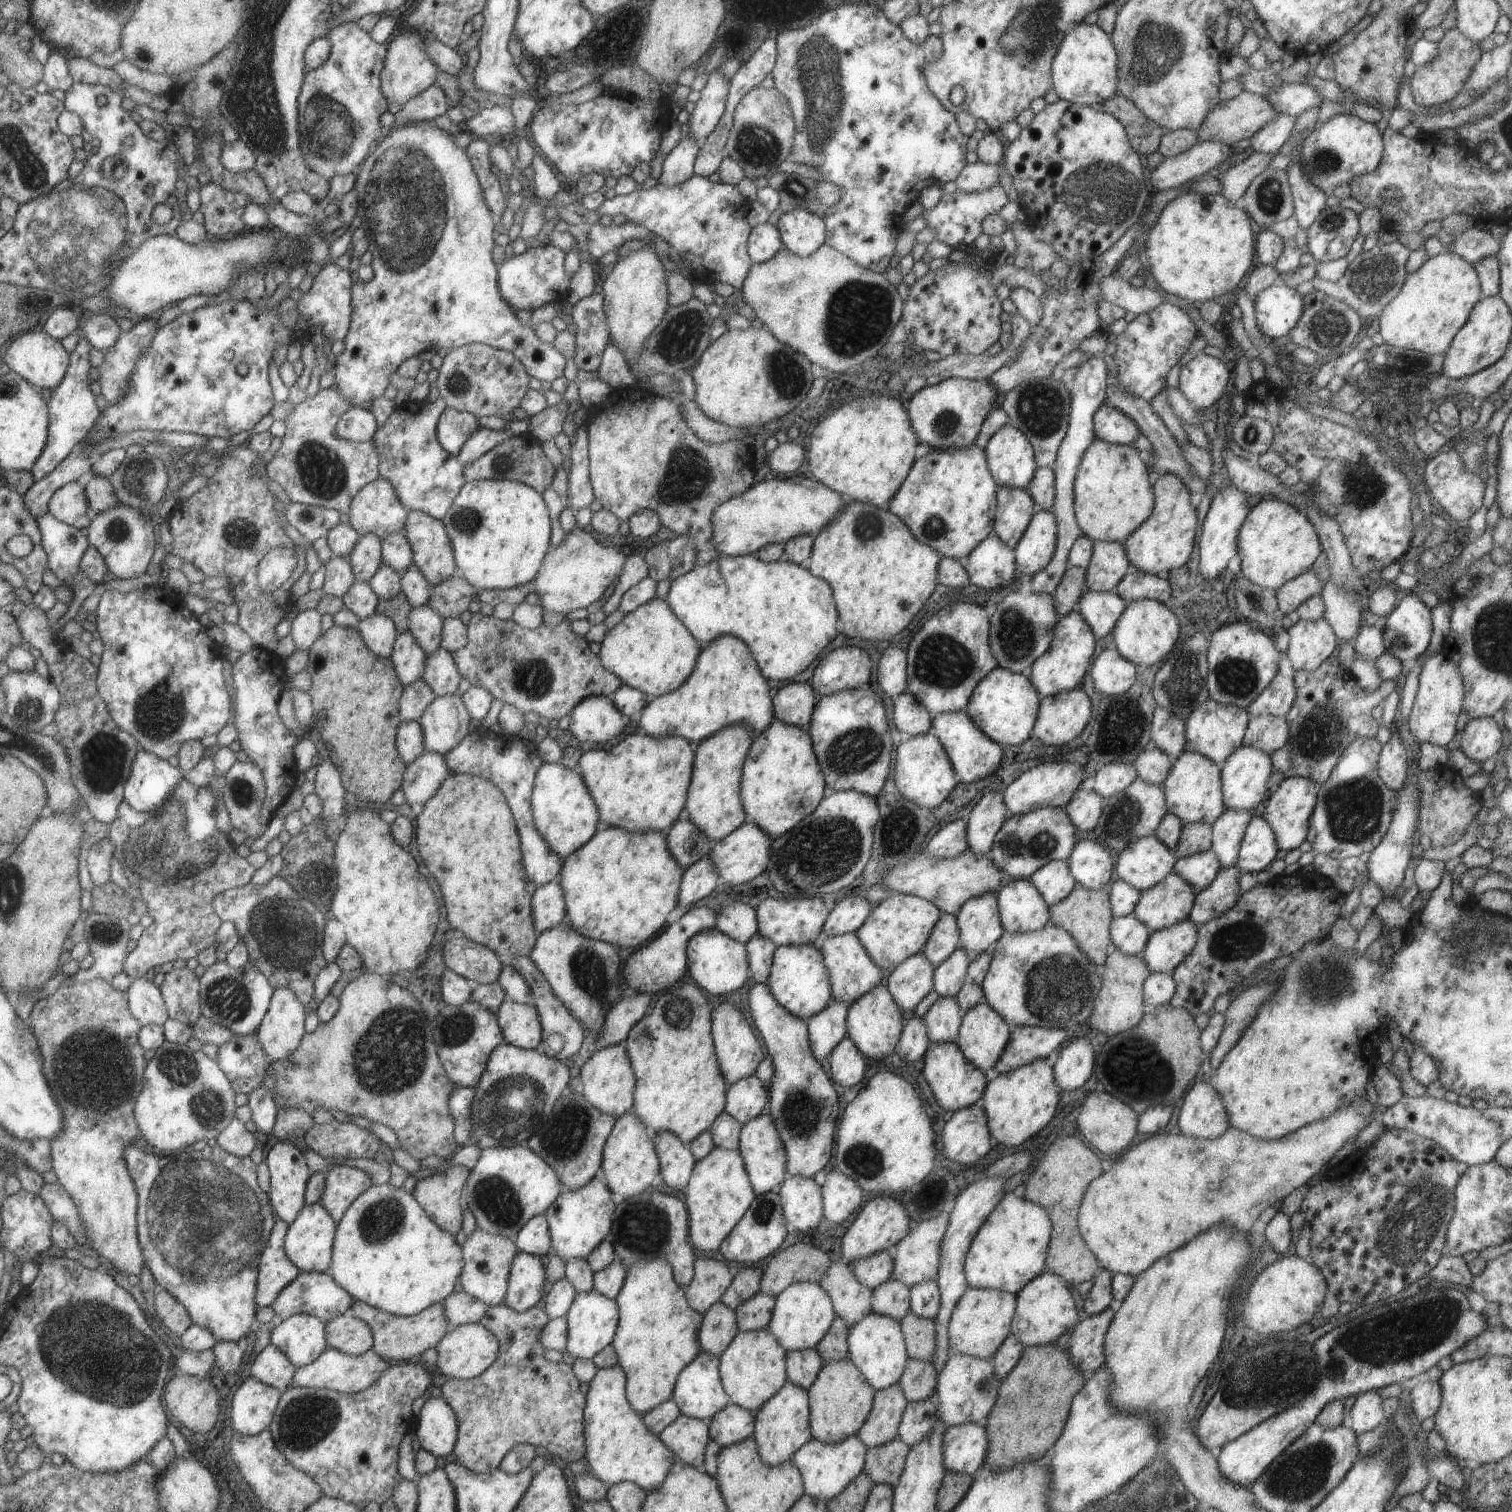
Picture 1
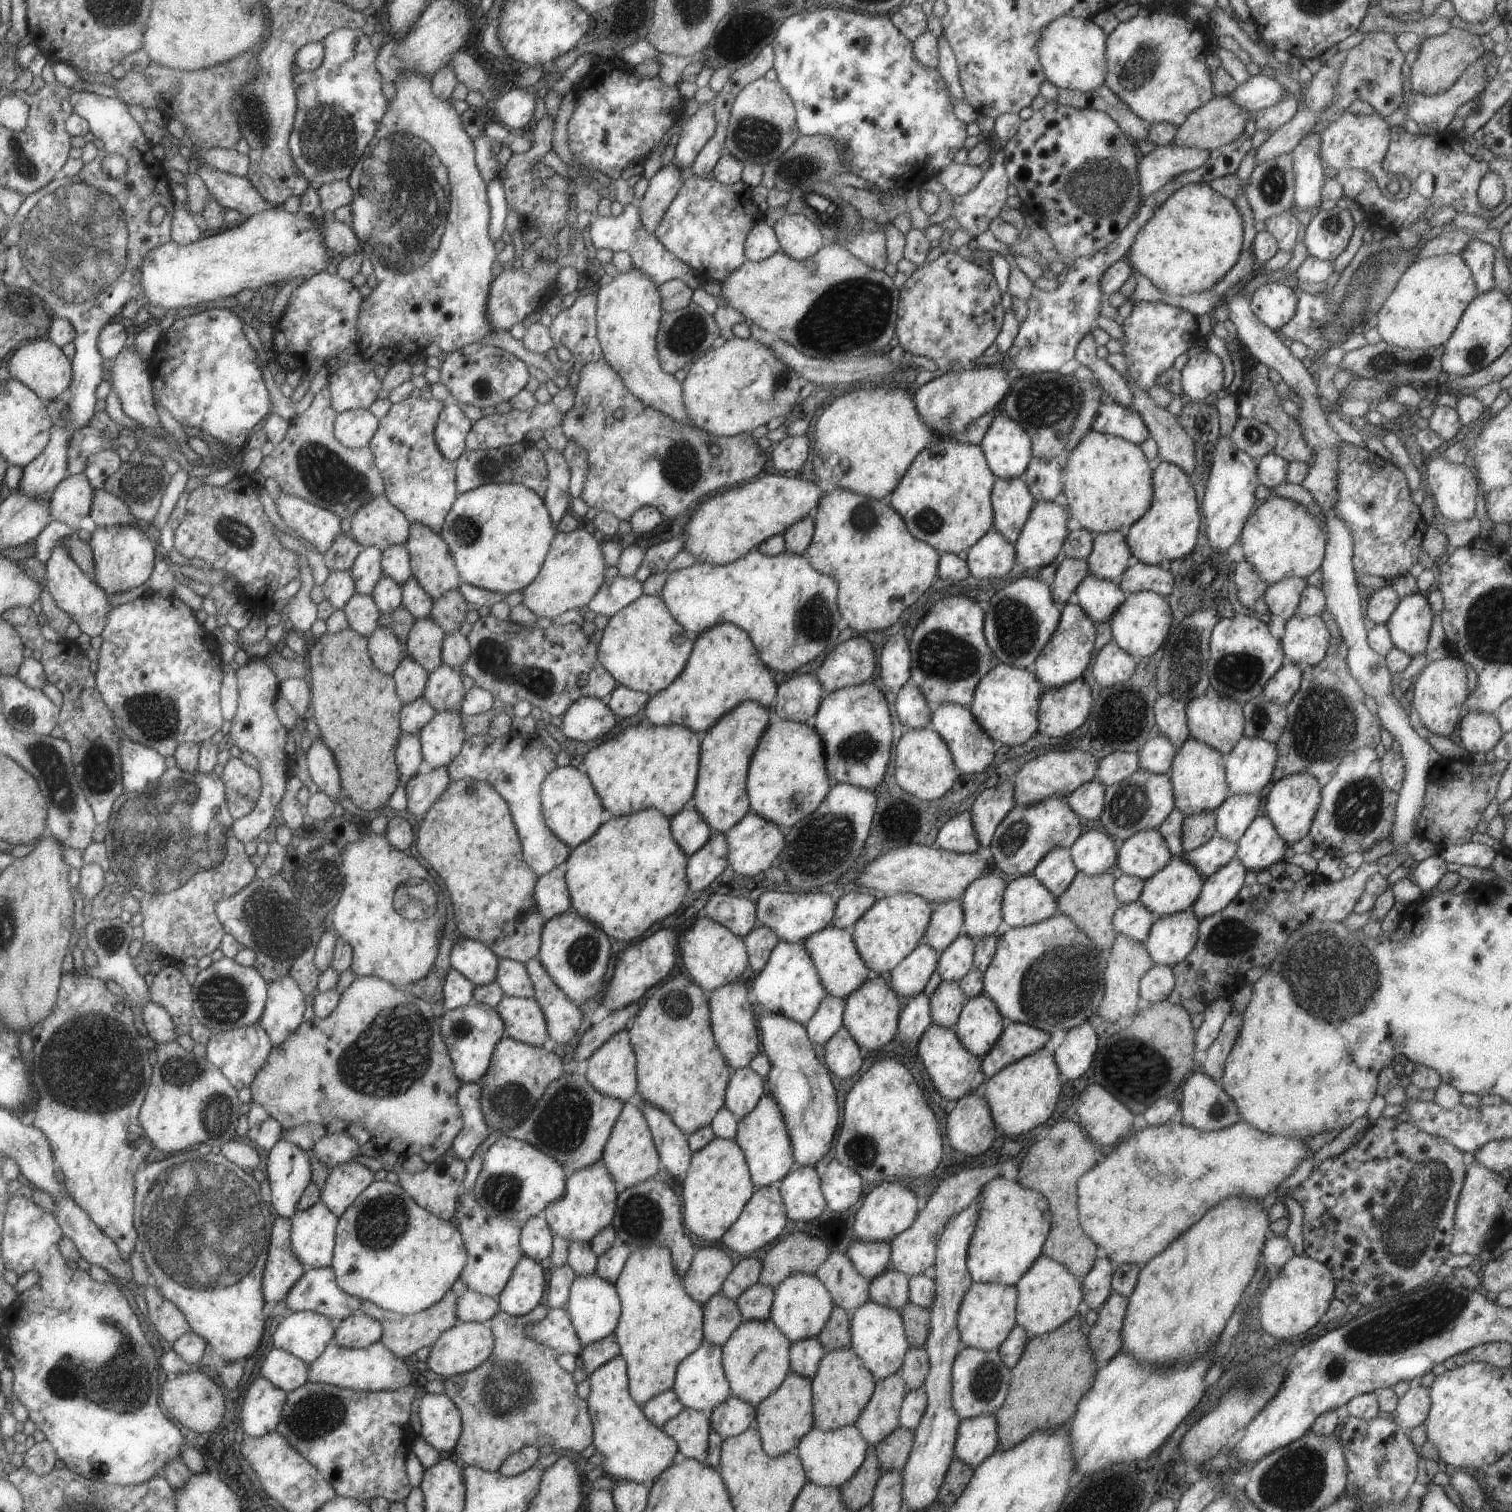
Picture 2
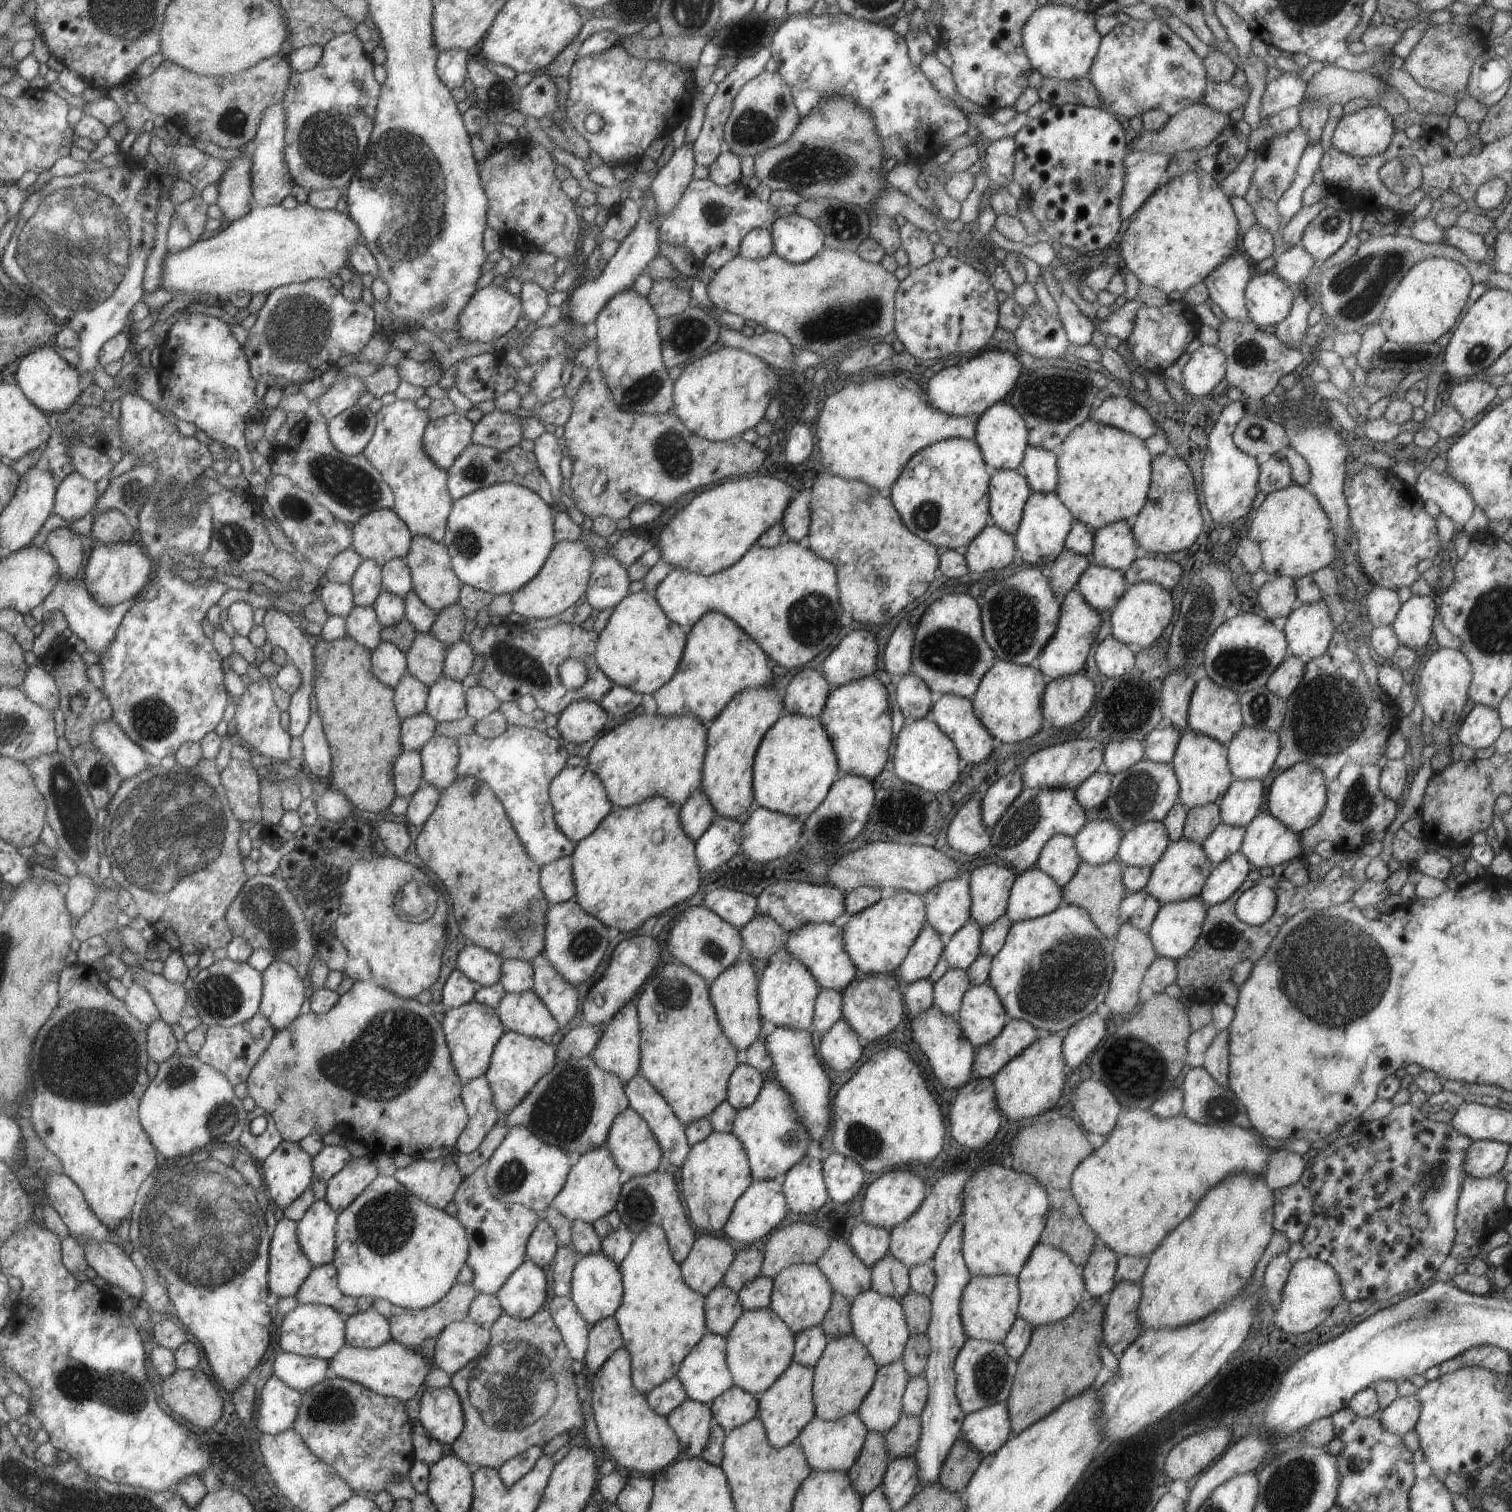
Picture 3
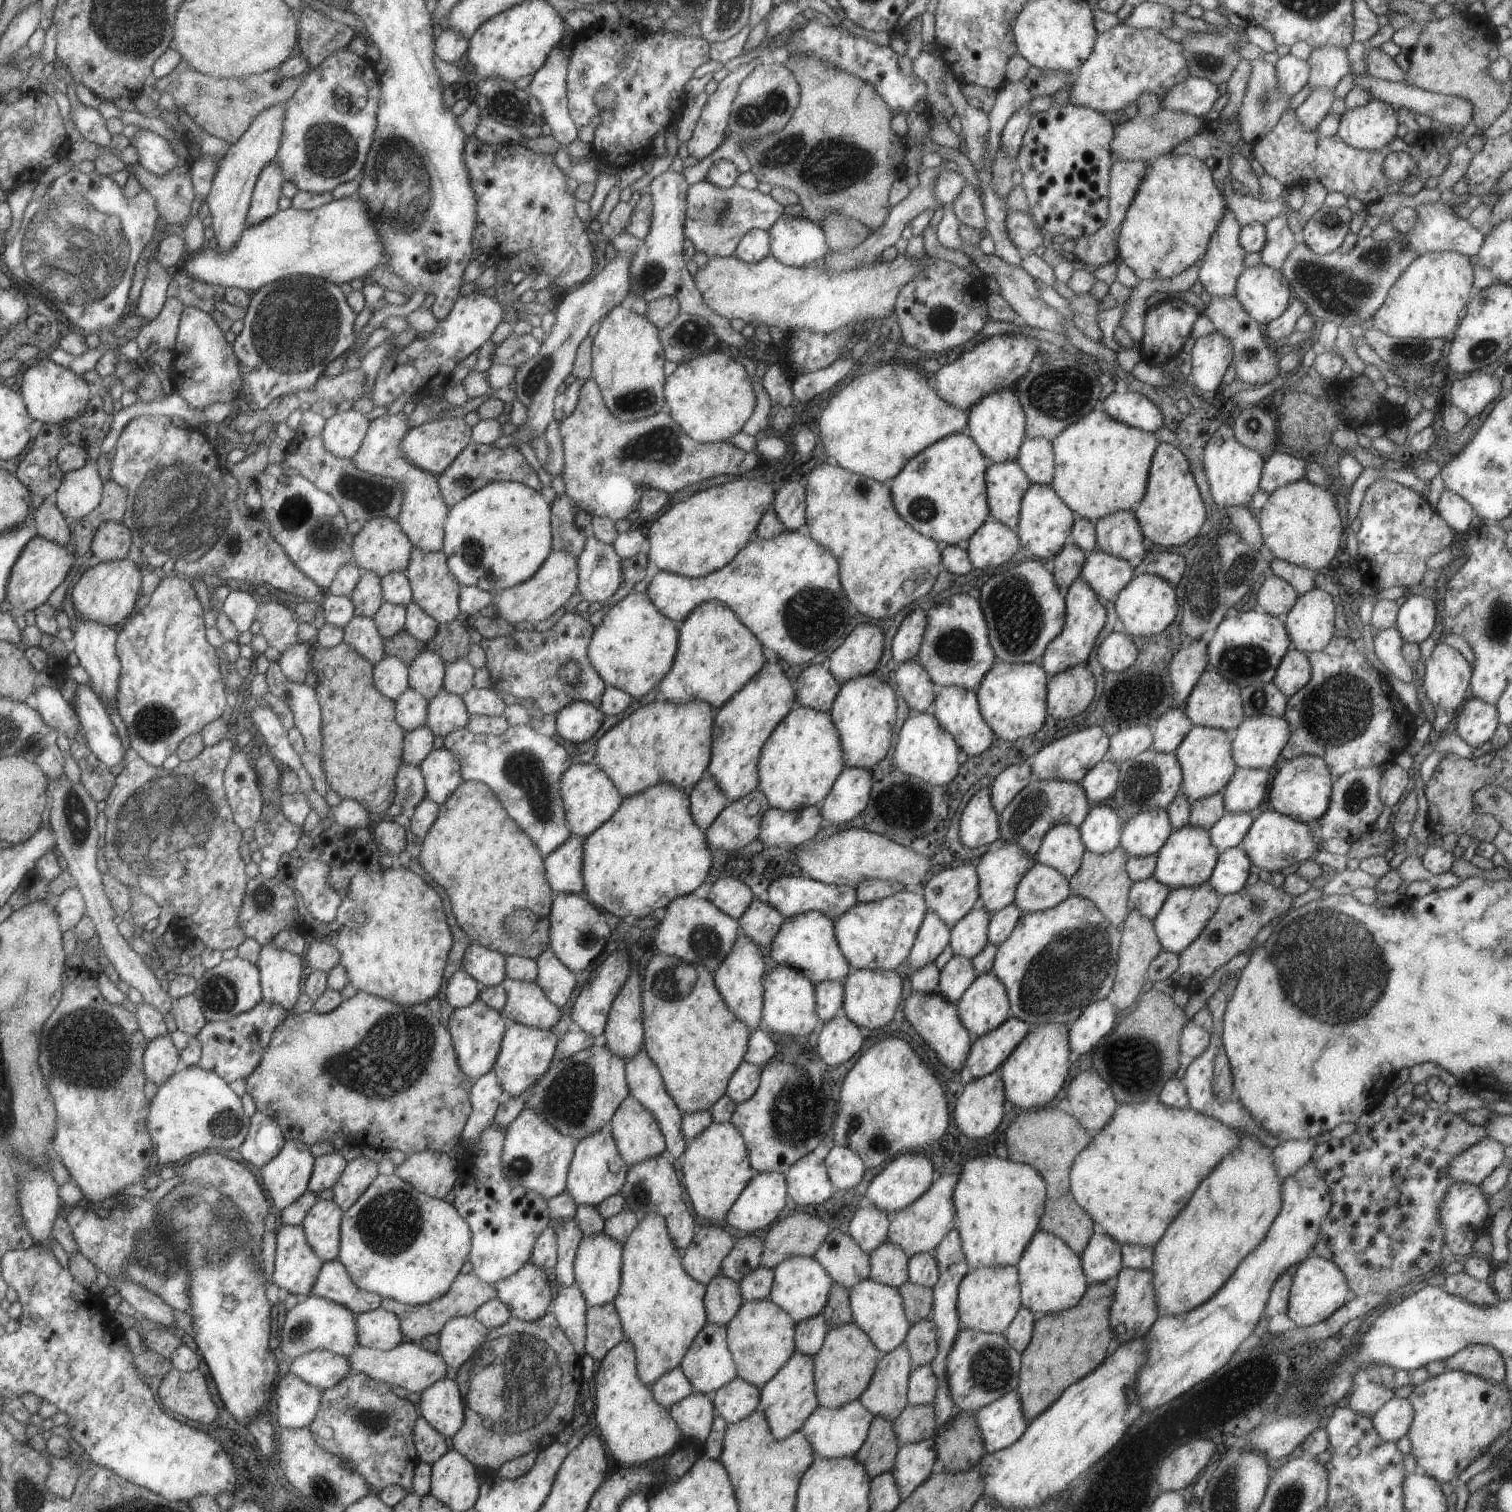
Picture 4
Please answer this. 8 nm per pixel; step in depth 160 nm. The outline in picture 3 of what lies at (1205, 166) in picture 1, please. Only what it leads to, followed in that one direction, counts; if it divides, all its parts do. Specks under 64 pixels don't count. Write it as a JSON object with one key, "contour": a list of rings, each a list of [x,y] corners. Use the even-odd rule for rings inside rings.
{"contour":[[[1128,151],[1123,157],[1123,184],[1119,199],[1119,218],[1124,220],[1129,218],[1137,210],[1145,199],[1164,181],[1164,172],[1170,156],[1161,153],[1138,153]]]}

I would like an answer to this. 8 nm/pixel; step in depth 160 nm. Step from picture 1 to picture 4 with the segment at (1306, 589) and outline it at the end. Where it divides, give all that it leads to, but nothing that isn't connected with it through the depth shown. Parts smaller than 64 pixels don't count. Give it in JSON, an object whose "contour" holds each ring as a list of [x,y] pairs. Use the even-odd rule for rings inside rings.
{"contour":[[[1268,570],[1265,580],[1256,594],[1257,609],[1263,610],[1279,620],[1285,620],[1285,614],[1291,610],[1298,595],[1286,580]]]}

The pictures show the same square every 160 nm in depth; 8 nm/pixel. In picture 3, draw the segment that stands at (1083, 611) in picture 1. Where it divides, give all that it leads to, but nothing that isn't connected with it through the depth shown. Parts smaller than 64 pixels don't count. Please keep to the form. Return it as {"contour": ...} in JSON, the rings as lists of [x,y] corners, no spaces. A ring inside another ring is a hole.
{"contour":[[[1093,562],[1082,570],[1075,589],[1096,611],[1112,610],[1125,592],[1126,580],[1119,569],[1099,566]]]}

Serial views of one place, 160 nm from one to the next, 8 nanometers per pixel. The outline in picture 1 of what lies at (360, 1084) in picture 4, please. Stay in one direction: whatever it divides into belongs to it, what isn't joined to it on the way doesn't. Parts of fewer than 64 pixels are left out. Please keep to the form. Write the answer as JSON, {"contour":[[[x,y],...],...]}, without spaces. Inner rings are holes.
{"contour":[[[362,971],[357,978],[345,985],[338,1001],[337,1012],[327,1022],[319,1022],[312,1032],[303,1033],[297,1048],[285,1060],[275,1061],[268,1065],[260,1086],[273,1097],[277,1110],[301,1109],[308,1115],[313,1116],[317,1109],[323,1109],[330,1113],[345,1112],[347,1116],[362,1116],[368,1121],[380,1122],[393,1130],[400,1148],[405,1150],[411,1158],[421,1160],[430,1154],[435,1154],[441,1160],[448,1161],[454,1155],[453,1150],[455,1151],[455,1146],[457,1146],[454,1139],[454,1120],[448,1107],[448,1098],[455,1085],[449,1080],[442,1067],[432,1037],[432,1022],[429,1022],[429,1018],[425,1016],[425,1011],[421,1008],[417,999],[409,990],[399,987],[388,977],[384,978],[375,973]]]}

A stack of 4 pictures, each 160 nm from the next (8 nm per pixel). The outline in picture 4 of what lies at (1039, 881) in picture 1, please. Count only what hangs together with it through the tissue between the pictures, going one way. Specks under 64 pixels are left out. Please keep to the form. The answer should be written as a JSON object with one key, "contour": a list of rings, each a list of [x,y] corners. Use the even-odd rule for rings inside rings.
{"contour":[[[1057,823],[1043,835],[1036,852],[1035,862],[1050,866],[1069,878],[1077,872],[1085,846],[1080,839],[1078,827]]]}

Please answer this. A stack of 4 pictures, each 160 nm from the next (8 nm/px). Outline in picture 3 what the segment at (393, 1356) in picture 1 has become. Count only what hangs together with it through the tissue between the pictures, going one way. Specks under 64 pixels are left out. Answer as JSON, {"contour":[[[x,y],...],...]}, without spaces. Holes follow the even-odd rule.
{"contour":[[[456,1281],[443,1298],[422,1309],[401,1308],[383,1299],[374,1299],[372,1307],[387,1319],[391,1340],[416,1350],[425,1339],[436,1339],[450,1322],[467,1319],[469,1305],[478,1294],[478,1290],[475,1290],[472,1284]]]}

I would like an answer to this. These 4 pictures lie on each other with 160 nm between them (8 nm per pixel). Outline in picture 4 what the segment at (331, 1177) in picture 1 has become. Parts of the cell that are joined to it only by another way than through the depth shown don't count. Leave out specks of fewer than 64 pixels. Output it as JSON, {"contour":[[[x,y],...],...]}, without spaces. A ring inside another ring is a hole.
{"contour":[[[361,1155],[344,1166],[337,1182],[332,1186],[335,1204],[346,1211],[378,1175],[378,1164]]]}

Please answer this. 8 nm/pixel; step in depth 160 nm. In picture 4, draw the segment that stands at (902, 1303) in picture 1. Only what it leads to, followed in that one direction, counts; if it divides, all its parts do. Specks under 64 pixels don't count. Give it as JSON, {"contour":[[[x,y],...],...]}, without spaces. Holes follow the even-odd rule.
{"contour":[[[887,1240],[868,1255],[871,1280],[896,1289],[908,1280],[908,1256],[900,1246]]]}

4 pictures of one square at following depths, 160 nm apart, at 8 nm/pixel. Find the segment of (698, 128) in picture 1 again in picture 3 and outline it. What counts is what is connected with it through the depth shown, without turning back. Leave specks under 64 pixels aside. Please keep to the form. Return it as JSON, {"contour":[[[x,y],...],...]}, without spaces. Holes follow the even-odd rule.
{"contour":[[[682,144],[656,172],[649,190],[661,218],[666,217],[677,206],[683,191],[693,179],[694,164],[692,144]]]}

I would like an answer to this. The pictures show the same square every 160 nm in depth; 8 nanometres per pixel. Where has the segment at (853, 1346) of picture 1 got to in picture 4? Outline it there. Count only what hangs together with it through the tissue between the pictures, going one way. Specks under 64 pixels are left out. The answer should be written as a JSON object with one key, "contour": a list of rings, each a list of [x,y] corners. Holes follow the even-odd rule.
{"contour":[[[869,1277],[861,1279],[848,1290],[852,1321],[870,1338],[875,1348],[885,1354],[903,1344],[910,1322],[904,1313],[898,1289],[875,1282]]]}

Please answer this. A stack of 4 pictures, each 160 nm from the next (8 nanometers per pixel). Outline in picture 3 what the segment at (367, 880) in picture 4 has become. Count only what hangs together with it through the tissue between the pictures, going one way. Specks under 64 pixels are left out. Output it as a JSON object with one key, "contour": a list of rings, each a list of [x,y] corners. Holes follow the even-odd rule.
{"contour":[[[387,853],[384,856],[373,854],[368,861],[357,861],[348,872],[334,922],[335,936],[346,950],[343,973],[354,982],[373,983],[398,997],[414,999],[419,992],[427,990],[439,974],[448,935],[445,925],[447,909],[443,898],[437,902],[429,920],[411,924],[396,915],[394,896],[409,881],[433,887],[433,881],[421,869]]]}

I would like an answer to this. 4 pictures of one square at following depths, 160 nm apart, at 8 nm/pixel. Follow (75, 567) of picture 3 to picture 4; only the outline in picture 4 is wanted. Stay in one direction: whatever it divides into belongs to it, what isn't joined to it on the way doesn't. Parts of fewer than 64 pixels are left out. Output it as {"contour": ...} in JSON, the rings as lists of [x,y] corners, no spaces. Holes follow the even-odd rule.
{"contour":[[[44,499],[34,509],[37,532],[45,538],[61,543],[61,546],[69,546],[71,542],[68,520],[61,514],[56,503]]]}

